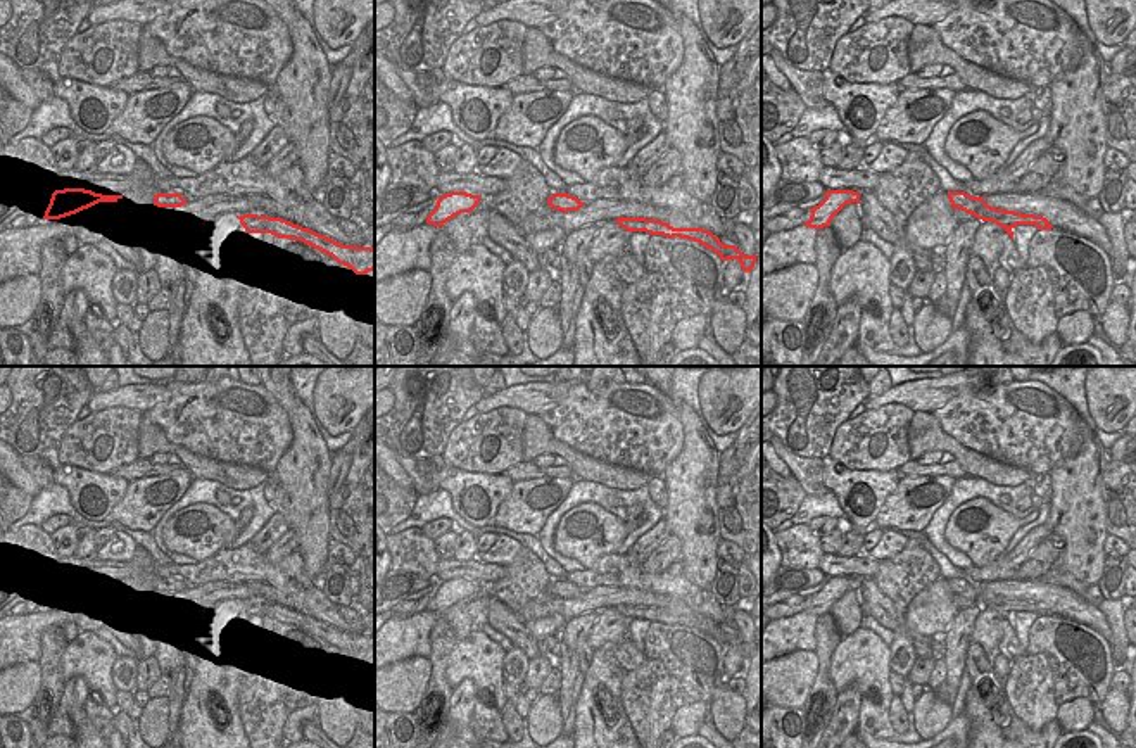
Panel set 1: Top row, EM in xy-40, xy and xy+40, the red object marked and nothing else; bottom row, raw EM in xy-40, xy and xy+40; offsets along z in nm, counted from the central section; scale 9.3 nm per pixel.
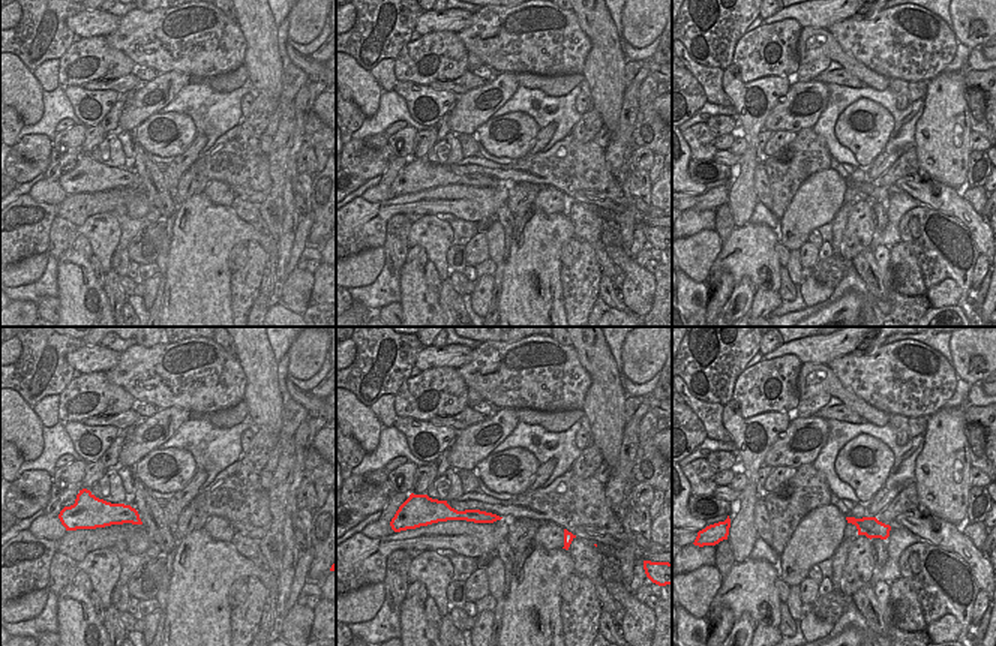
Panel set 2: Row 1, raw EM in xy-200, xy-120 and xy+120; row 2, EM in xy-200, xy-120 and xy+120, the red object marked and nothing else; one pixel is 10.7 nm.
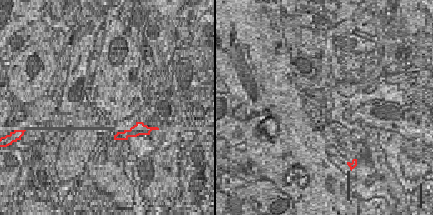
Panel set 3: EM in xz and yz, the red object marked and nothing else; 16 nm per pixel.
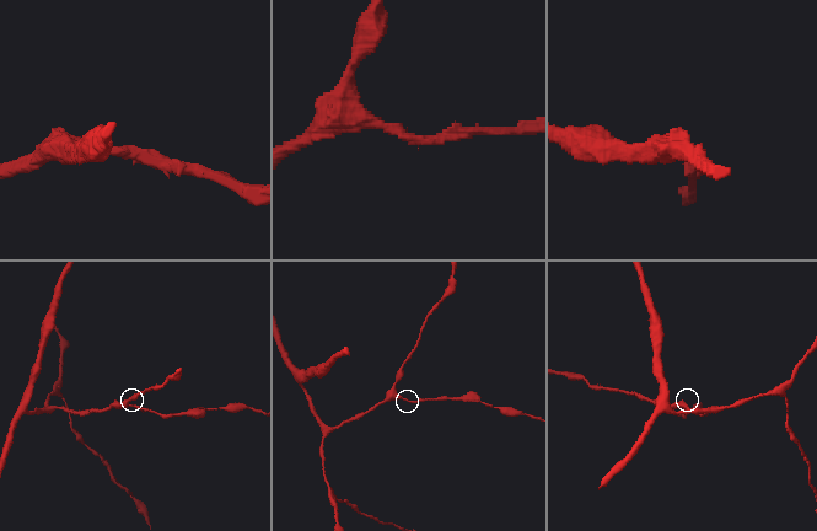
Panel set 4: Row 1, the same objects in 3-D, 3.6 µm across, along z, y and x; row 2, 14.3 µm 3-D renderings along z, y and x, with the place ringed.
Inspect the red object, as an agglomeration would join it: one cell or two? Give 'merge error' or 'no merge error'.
no merge error

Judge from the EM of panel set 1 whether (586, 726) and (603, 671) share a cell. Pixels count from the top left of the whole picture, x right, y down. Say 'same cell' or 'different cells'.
same cell

